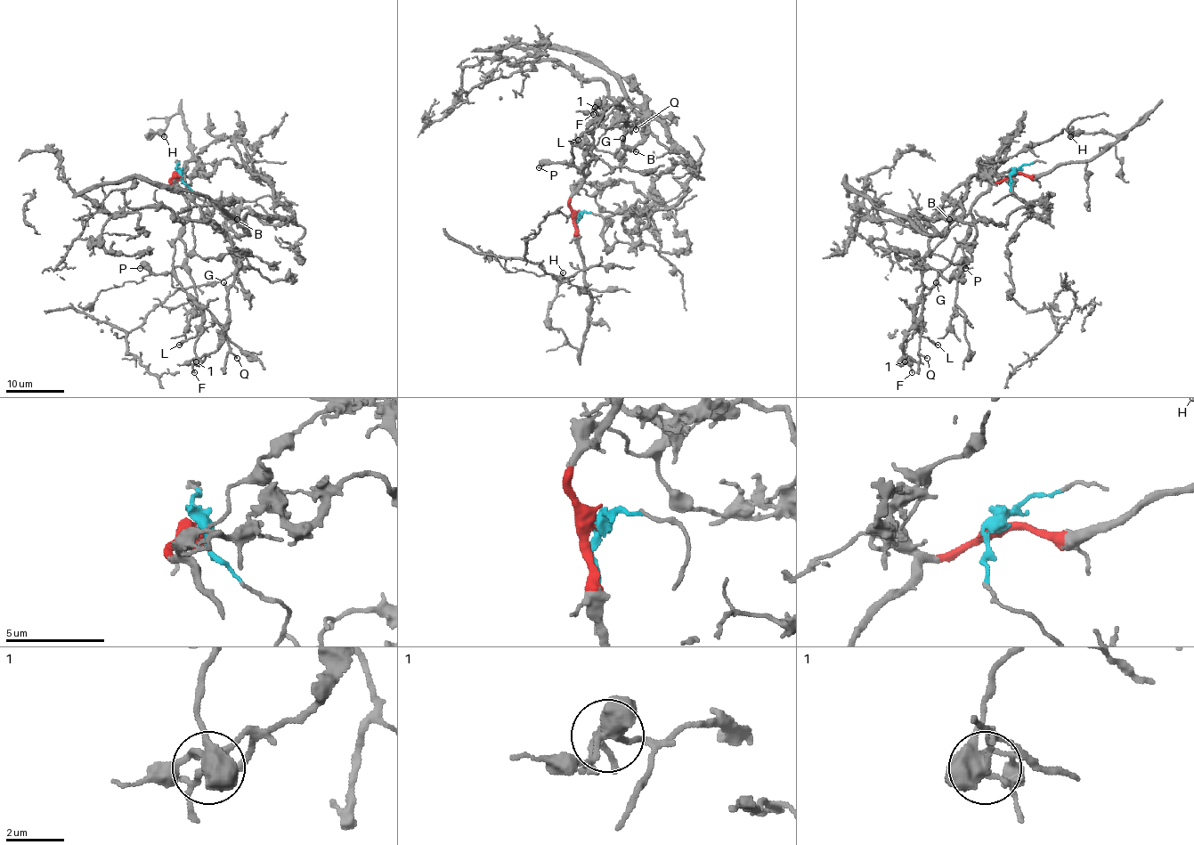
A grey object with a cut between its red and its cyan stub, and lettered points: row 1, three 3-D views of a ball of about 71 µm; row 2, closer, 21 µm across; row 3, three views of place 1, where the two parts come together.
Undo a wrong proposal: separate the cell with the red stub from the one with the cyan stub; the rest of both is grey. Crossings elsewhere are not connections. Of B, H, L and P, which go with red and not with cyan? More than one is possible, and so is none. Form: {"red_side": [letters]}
{"red_side": ["H", "L", "P"]}

